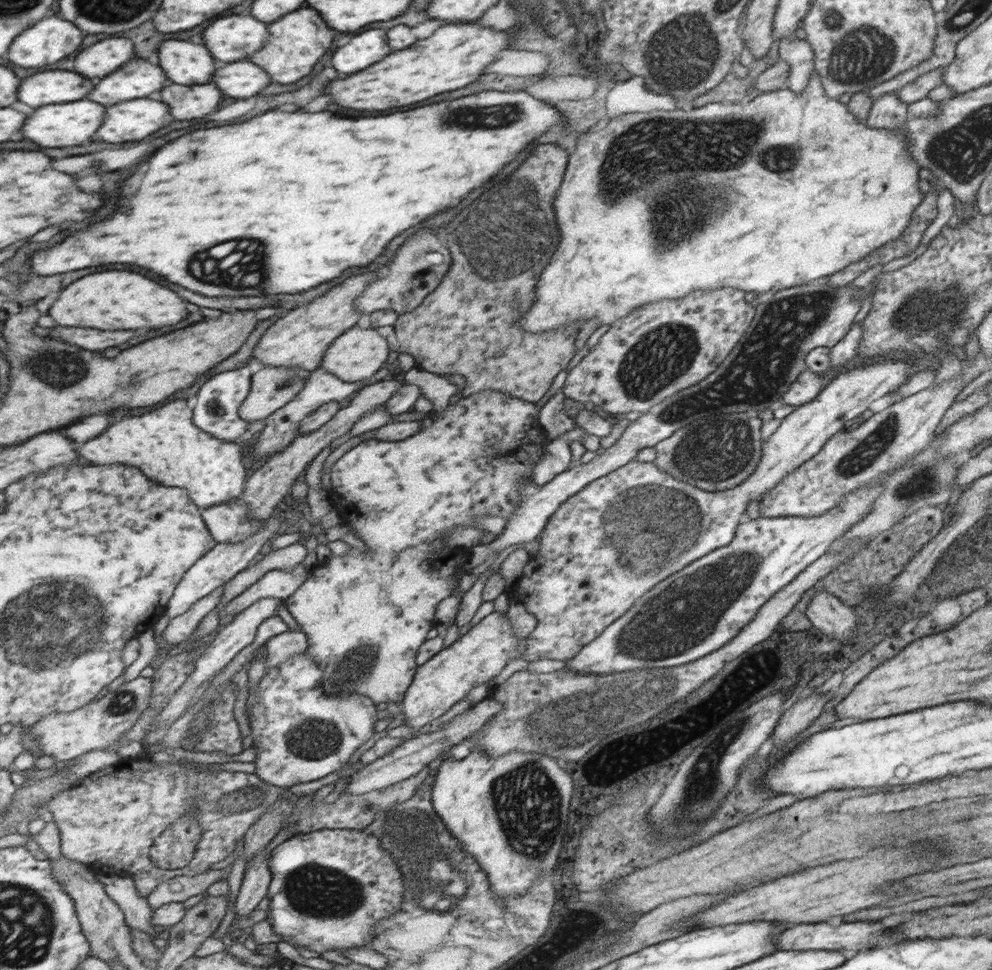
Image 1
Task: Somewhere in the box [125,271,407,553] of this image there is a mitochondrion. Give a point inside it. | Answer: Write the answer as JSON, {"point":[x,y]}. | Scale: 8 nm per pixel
{"point":[214,408]}

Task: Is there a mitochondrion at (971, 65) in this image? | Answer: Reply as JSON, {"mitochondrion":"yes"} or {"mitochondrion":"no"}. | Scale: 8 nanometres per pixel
{"mitochondrion":"no"}

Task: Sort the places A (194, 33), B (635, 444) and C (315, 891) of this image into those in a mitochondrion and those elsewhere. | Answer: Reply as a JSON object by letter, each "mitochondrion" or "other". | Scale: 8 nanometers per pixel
{"A":"other","B":"other","C":"mitochondrion"}

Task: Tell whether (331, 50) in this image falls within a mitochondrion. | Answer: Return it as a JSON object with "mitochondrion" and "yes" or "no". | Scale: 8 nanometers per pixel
{"mitochondrion":"no"}

